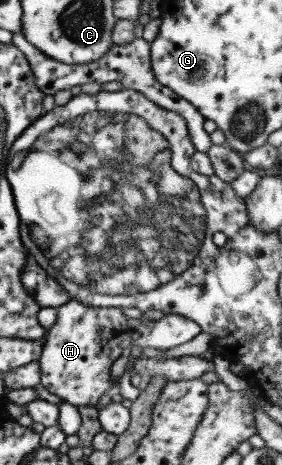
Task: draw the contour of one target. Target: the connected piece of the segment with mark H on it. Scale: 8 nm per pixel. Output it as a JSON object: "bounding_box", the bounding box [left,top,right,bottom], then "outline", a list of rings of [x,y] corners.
{"bounding_box":[38,300,199,406],"outline":[[[70,300],[56,308],[55,321],[46,330],[38,358],[39,383],[48,393],[57,395],[70,405],[94,406],[104,393],[117,389],[118,380],[112,381],[110,365],[122,349],[152,347],[164,351],[190,341],[199,332],[198,324],[178,314],[166,314],[158,320],[141,322],[116,307],[87,307]]]}

